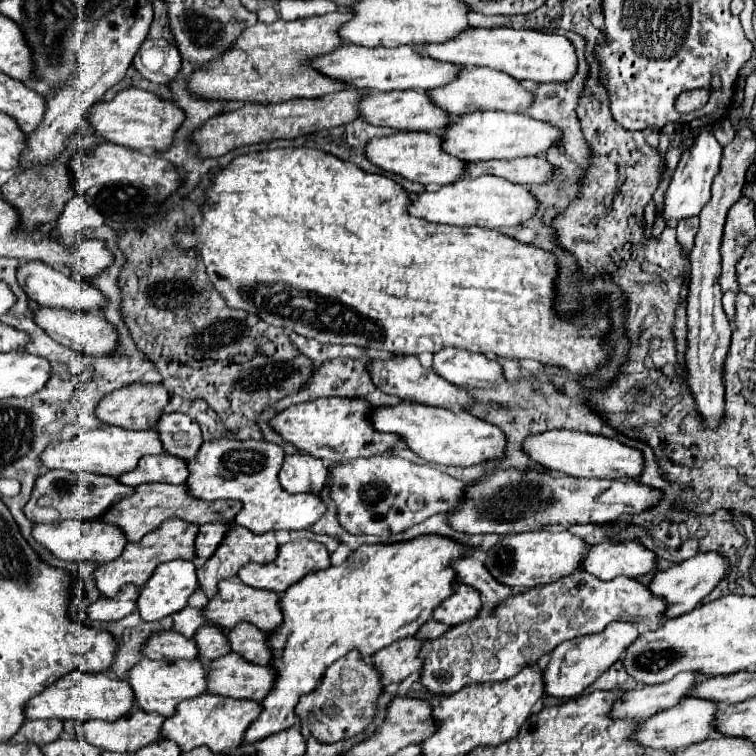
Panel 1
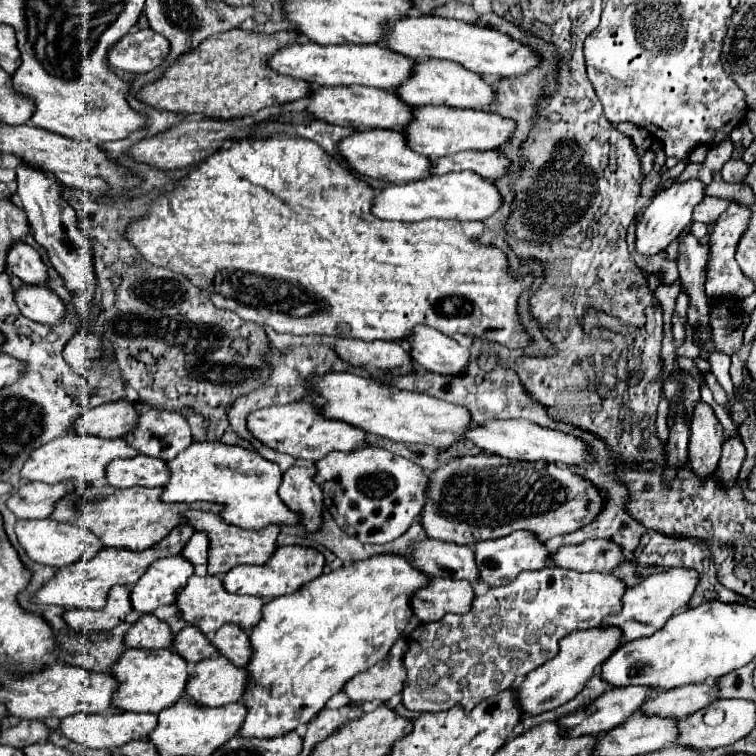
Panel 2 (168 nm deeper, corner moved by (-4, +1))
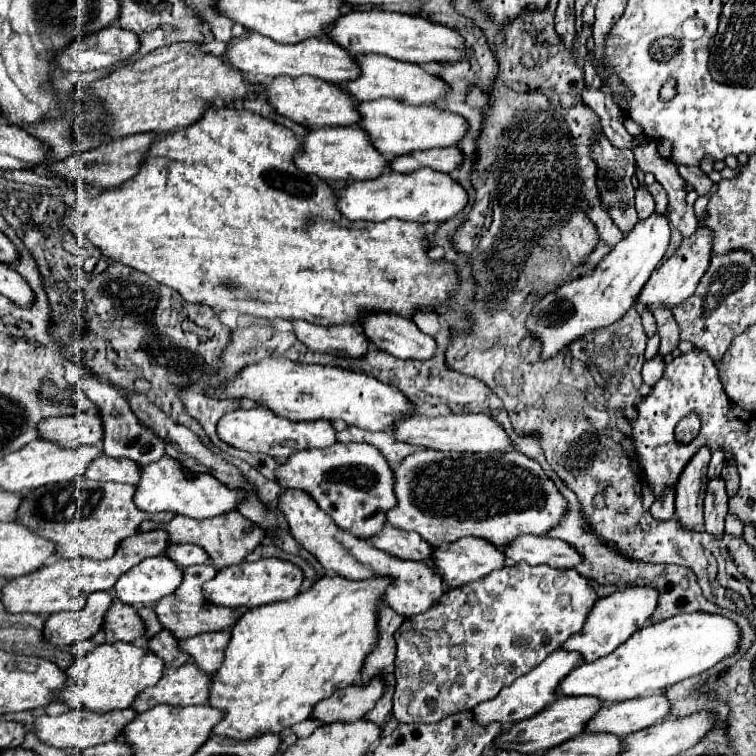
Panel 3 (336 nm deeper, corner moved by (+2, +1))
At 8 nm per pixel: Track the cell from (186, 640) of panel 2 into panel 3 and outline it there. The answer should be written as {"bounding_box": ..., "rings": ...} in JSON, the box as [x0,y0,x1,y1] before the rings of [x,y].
{"bounding_box":[148,630,190,670],"rings":[[[160,630],[154,638],[148,640],[148,650],[164,662],[166,670],[176,670],[190,660],[184,652],[180,652],[178,640],[166,630]]]}

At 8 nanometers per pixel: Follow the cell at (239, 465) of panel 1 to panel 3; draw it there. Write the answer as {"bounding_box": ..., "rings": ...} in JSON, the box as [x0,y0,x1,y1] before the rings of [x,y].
{"bounding_box":[134,456,246,518],"rings":[[[162,456],[158,462],[152,462],[140,470],[140,482],[136,486],[134,504],[144,512],[174,512],[192,518],[210,518],[218,514],[226,514],[244,500],[246,492],[228,490],[222,482],[218,482],[210,474],[186,474],[182,466],[170,456]]]}

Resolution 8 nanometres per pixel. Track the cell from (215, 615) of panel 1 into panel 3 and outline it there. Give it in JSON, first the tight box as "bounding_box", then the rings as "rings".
{"bounding_box":[154,564,240,640],"rings":[[[202,564],[202,566],[188,566],[182,572],[184,572],[184,580],[182,580],[180,588],[176,588],[176,592],[164,596],[154,608],[162,628],[170,630],[174,634],[174,638],[178,638],[178,640],[186,640],[190,636],[198,636],[204,632],[230,630],[234,626],[234,622],[240,618],[240,612],[232,610],[232,608],[210,606],[202,596],[202,584],[212,580],[212,576],[216,576],[216,568]]]}

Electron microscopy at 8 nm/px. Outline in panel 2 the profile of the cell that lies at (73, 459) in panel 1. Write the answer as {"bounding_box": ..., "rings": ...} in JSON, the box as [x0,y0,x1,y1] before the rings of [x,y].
{"bounding_box":[22,432,138,484],"rings":[[[68,432],[60,438],[54,438],[52,442],[36,448],[30,458],[26,460],[24,468],[22,468],[22,478],[34,482],[48,482],[48,484],[56,484],[62,482],[66,478],[74,478],[76,482],[94,482],[106,476],[106,464],[110,464],[116,458],[134,458],[138,454],[136,448],[130,448],[126,438],[116,438],[116,440],[106,440],[100,436],[92,436],[92,434],[74,434]]]}

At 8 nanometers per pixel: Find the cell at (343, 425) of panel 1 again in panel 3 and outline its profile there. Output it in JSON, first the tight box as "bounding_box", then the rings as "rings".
{"bounding_box":[216,408,336,460],"rings":[[[238,408],[232,410],[228,414],[224,414],[220,418],[220,422],[216,424],[216,434],[222,442],[226,442],[228,446],[234,446],[238,450],[246,450],[246,452],[262,452],[268,454],[276,460],[284,460],[288,458],[294,450],[308,450],[308,448],[326,448],[330,444],[336,442],[334,438],[334,428],[330,426],[330,422],[324,420],[314,420],[314,422],[292,422],[286,418],[276,416],[274,412],[266,410],[266,408]]]}

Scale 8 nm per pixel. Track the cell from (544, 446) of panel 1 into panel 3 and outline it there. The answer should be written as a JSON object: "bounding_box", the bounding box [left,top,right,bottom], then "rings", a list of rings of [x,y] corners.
{"bounding_box":[394,414,512,452],"rings":[[[450,414],[450,416],[408,416],[394,428],[394,440],[432,450],[458,450],[458,452],[506,452],[512,448],[502,426],[486,414]]]}

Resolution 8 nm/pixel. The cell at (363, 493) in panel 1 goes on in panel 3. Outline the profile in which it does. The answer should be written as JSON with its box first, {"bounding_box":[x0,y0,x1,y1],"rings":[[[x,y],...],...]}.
{"bounding_box":[274,442,396,540],"rings":[[[336,442],[322,450],[292,452],[288,460],[278,464],[274,476],[282,490],[304,490],[324,512],[330,514],[336,526],[364,540],[382,530],[386,512],[396,506],[392,492],[394,472],[380,450],[370,444]]]}

